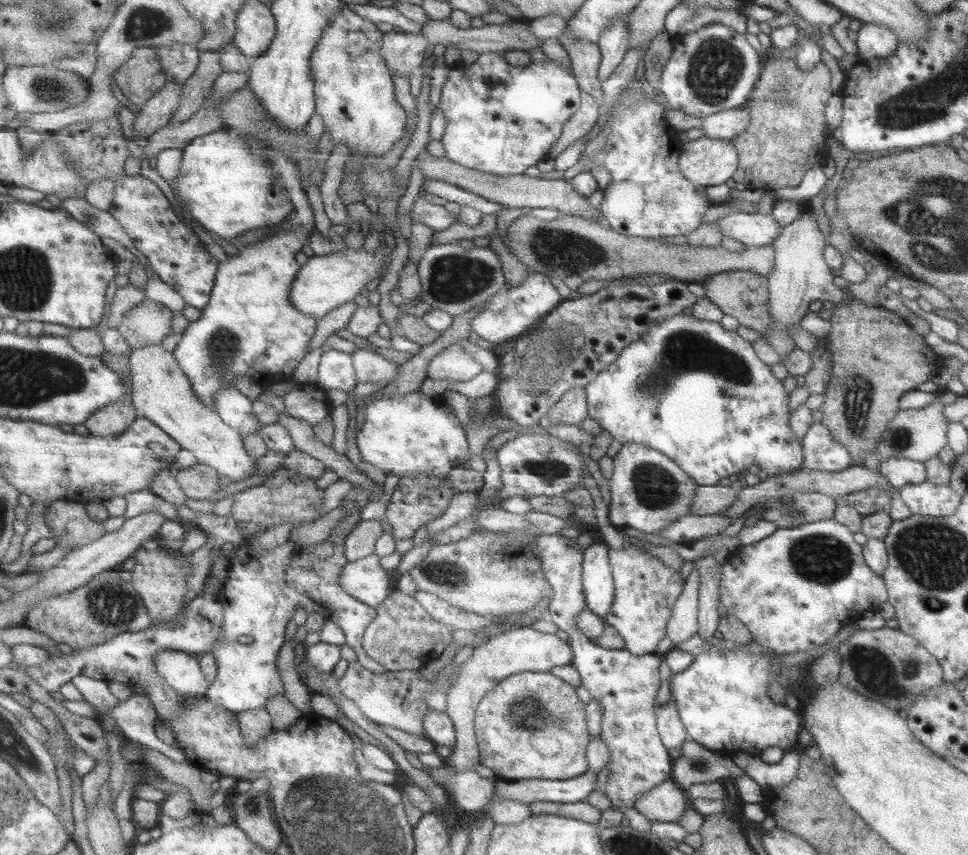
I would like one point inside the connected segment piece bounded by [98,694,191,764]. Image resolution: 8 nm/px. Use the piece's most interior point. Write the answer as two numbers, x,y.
136,717

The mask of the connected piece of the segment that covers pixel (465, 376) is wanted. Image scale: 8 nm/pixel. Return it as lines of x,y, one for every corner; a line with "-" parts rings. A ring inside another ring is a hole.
455,343
433,357
427,367
427,378
467,382
483,371
484,366
463,348
463,344

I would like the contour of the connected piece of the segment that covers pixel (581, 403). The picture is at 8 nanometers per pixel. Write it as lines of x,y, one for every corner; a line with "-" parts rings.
575,387
563,394
562,399
551,409
549,416
554,424
579,425
588,417
586,394
581,387

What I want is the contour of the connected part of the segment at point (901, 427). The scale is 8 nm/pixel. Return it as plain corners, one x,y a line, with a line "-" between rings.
935,397
929,404
918,409
898,410
889,421
882,437
876,446
880,460
887,457
910,458
924,463
930,458
937,457
937,452
945,446
948,420
943,414
944,405

